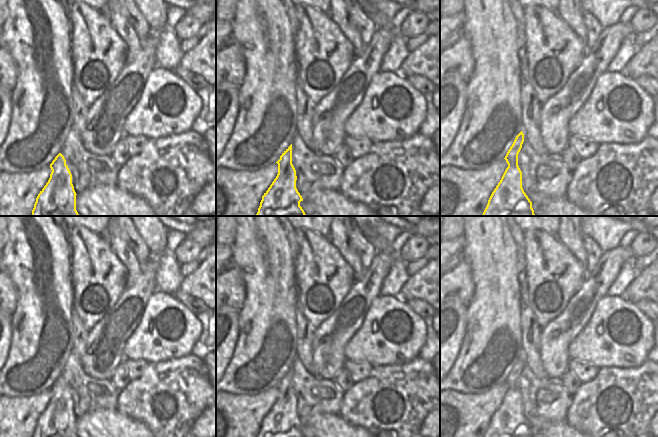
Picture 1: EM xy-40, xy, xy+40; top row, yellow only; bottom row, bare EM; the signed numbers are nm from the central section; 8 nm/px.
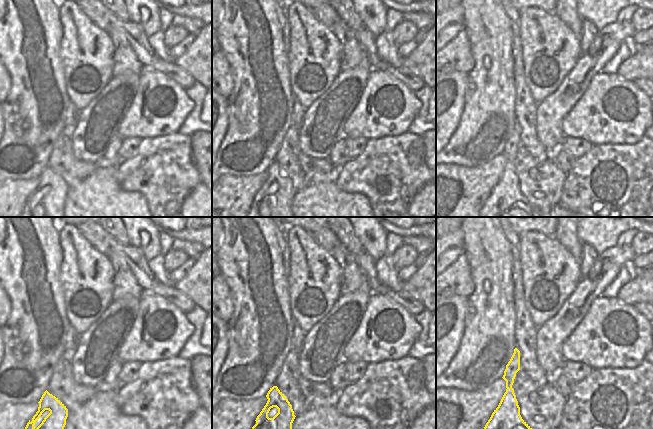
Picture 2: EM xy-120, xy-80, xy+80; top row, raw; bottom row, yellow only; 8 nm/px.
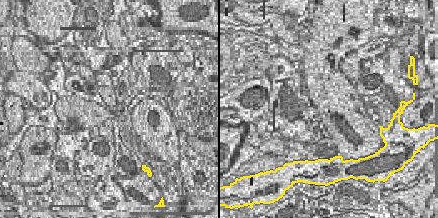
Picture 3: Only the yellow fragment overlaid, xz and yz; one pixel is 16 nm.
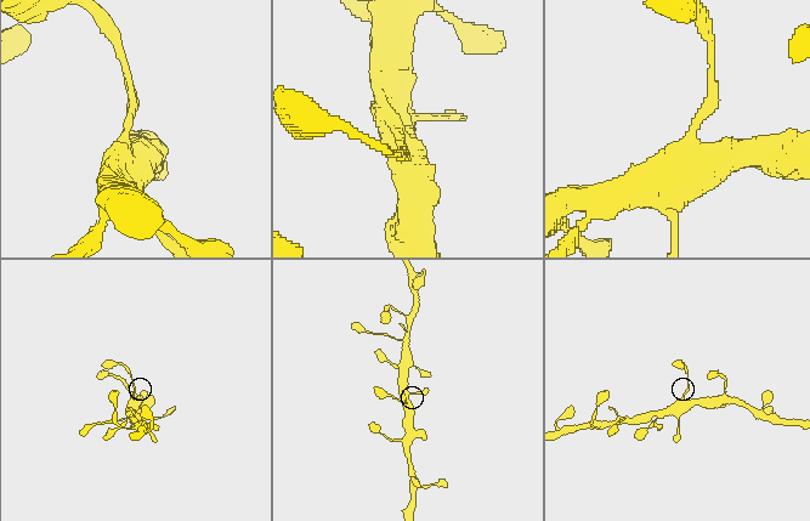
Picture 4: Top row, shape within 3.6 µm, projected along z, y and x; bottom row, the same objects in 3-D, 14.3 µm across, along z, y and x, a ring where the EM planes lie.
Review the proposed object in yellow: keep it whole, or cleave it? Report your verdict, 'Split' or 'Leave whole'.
Split

